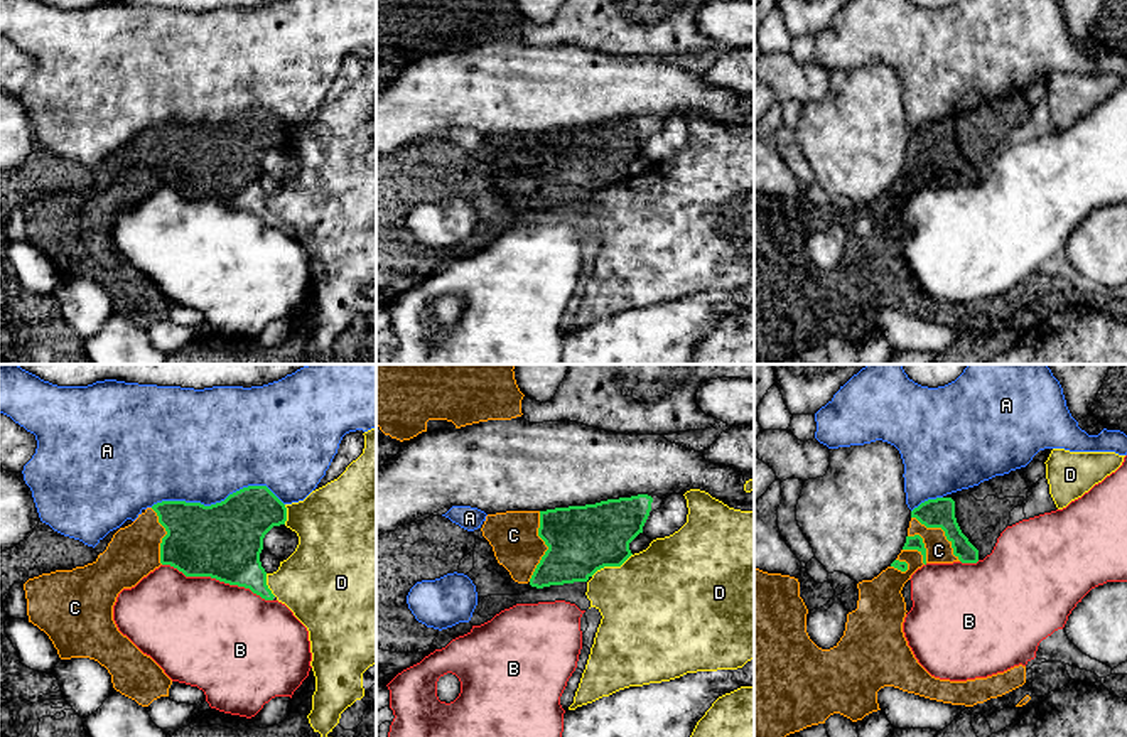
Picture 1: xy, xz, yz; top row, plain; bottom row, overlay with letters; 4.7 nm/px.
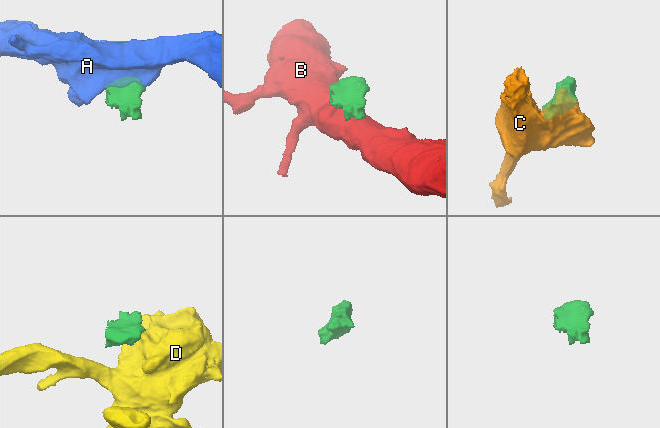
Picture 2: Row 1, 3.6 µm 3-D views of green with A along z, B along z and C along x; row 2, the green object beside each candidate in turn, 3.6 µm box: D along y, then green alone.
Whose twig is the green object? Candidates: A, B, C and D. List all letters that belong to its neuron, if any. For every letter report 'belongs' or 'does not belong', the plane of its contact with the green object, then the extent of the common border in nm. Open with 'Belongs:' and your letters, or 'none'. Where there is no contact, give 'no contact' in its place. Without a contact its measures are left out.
Belongs: C
A: does not belong; contact in xy; length 650 nm
B: does not belong; contact in xy; length 550 nm
C: belongs; contact in xz; length 340 nm
D: does not belong; contact in xz; length 220 nm

